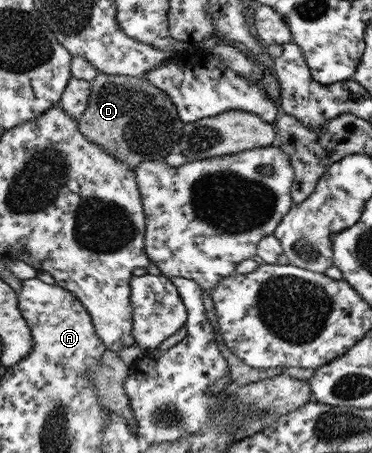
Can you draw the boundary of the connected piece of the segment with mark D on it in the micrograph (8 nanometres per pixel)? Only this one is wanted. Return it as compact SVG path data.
M101 73L91 82L86 110L77 123L86 140L98 144L132 169L144 161L164 160L165 156L174 152L185 127L170 95L152 85L146 77Z

